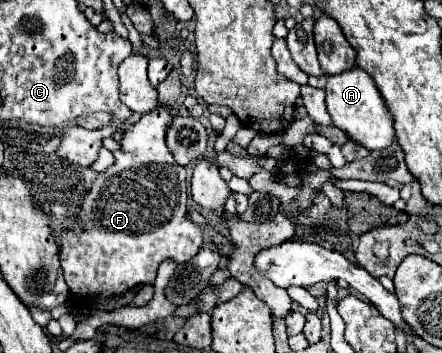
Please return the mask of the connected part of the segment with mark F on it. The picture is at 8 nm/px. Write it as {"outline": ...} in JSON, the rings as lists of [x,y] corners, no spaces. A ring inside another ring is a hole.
{"outline":[[[157,106],[155,110],[151,110],[149,114],[143,114],[141,120],[135,124],[135,126],[129,126],[125,132],[123,132],[123,138],[119,140],[121,144],[121,152],[123,154],[117,154],[117,150],[113,152],[115,156],[115,162],[105,170],[105,172],[99,172],[97,178],[93,180],[91,188],[85,192],[81,204],[79,204],[79,212],[75,214],[77,218],[77,226],[69,226],[65,230],[61,230],[59,234],[59,258],[61,258],[61,268],[65,272],[65,282],[69,286],[69,304],[71,306],[83,306],[87,304],[91,298],[95,296],[119,296],[119,294],[125,294],[127,290],[135,288],[135,286],[143,286],[143,284],[153,284],[155,282],[155,276],[157,276],[157,268],[163,260],[173,260],[177,264],[181,262],[189,262],[197,252],[199,252],[199,246],[203,242],[203,236],[201,236],[201,228],[187,220],[187,182],[185,182],[185,168],[183,166],[177,166],[177,162],[173,162],[173,156],[169,154],[167,146],[165,146],[165,130],[169,128],[169,122],[173,120],[173,110],[171,108],[163,108],[163,106]]]}

